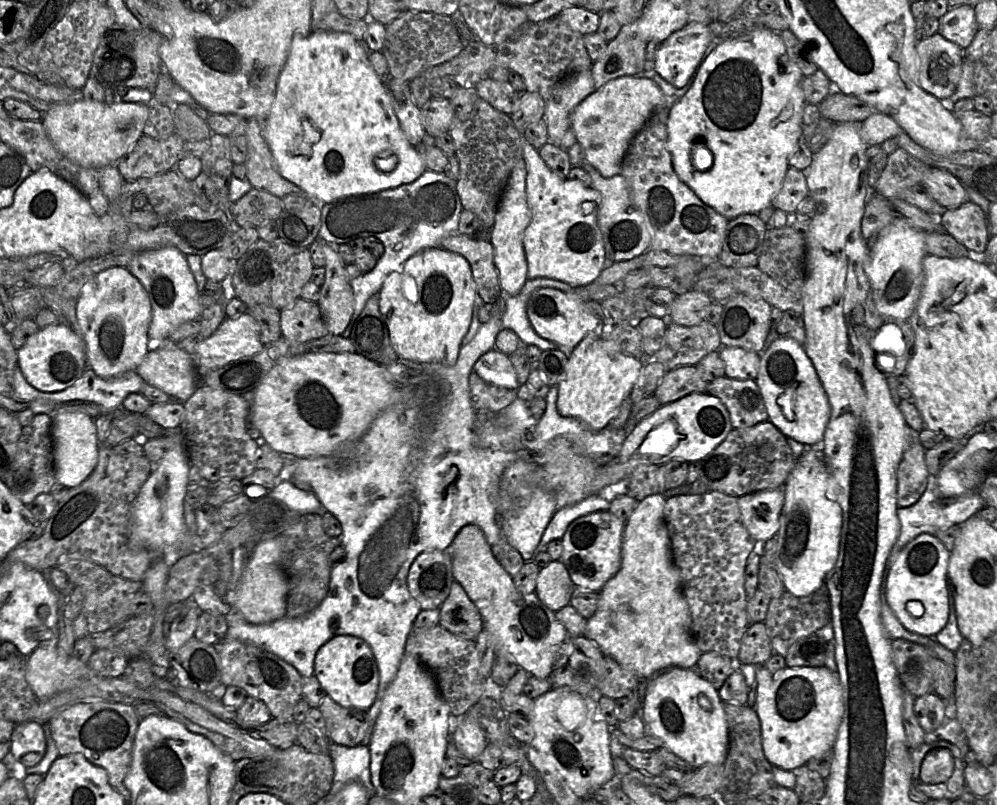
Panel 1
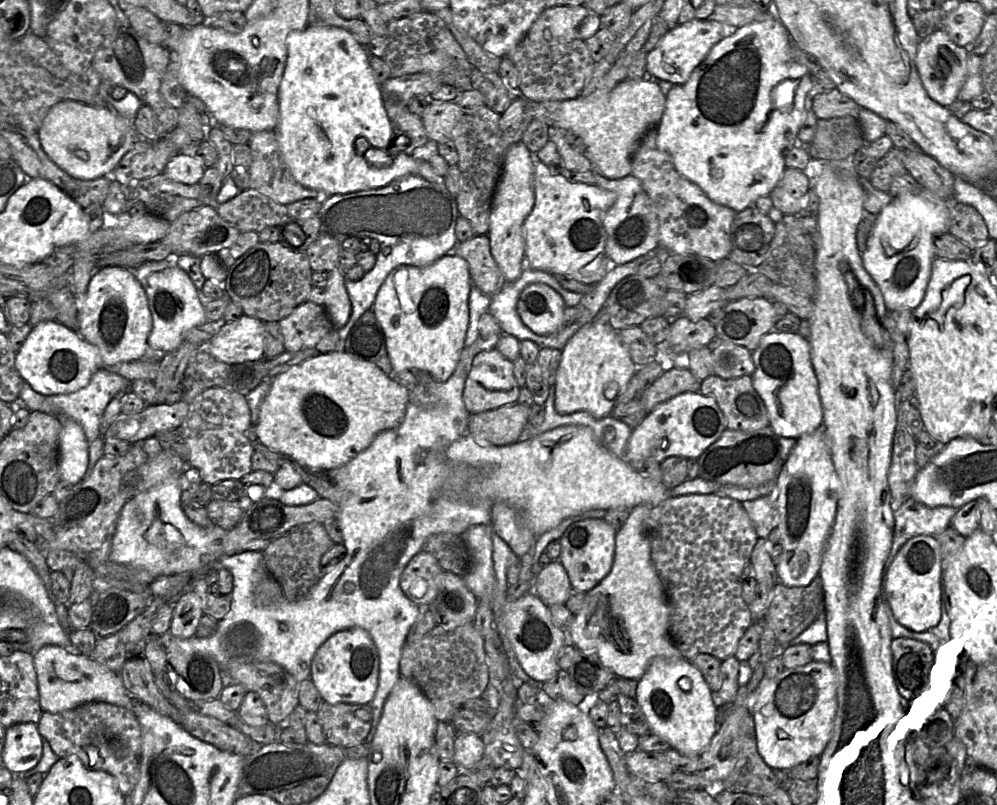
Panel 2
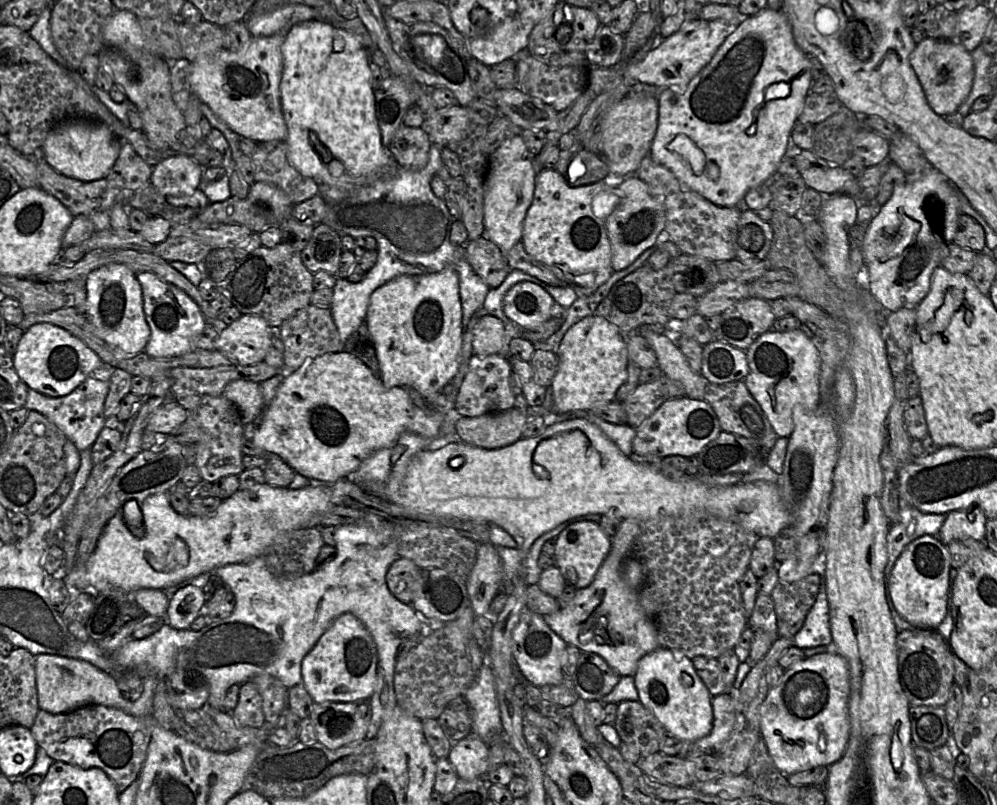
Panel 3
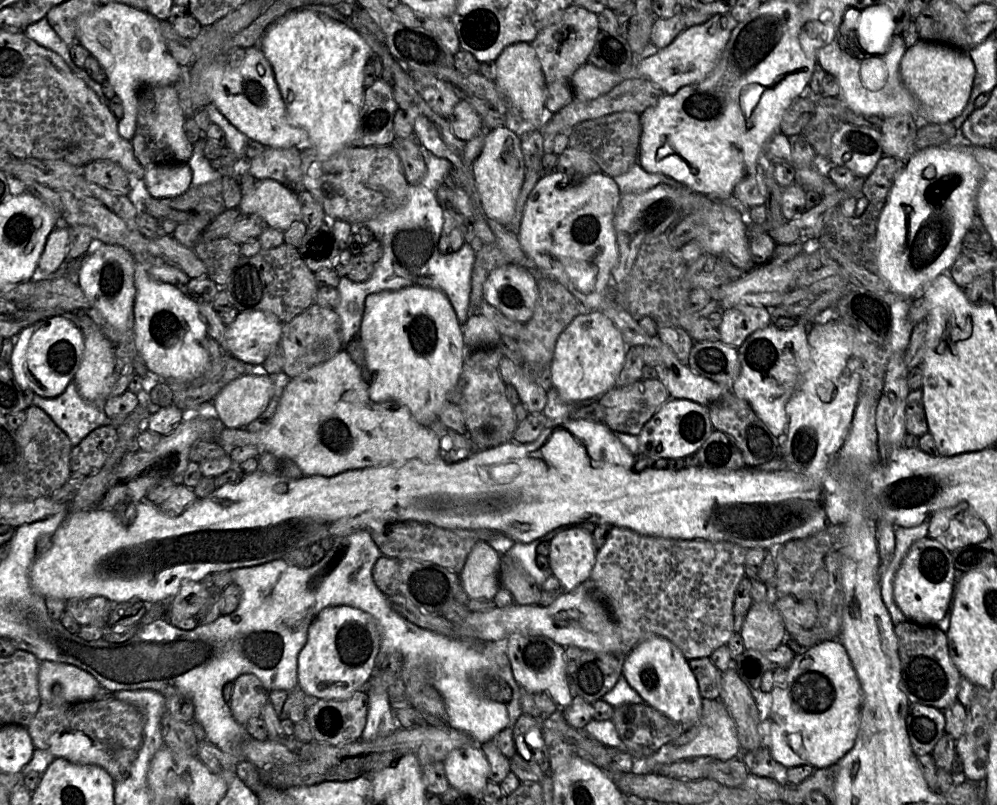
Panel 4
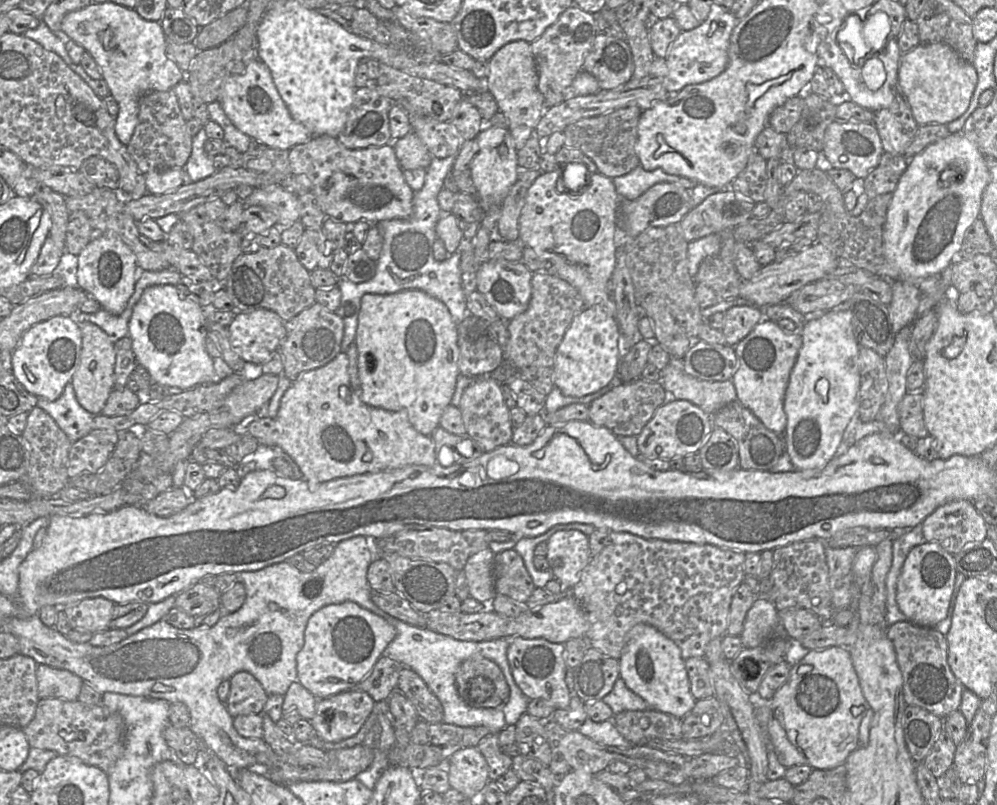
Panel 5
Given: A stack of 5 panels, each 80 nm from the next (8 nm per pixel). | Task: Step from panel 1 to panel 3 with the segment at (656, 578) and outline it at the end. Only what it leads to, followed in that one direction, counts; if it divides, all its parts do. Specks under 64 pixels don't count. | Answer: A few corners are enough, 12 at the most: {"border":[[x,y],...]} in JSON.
{"border":[[610,550],[544,620],[621,676],[662,647],[639,600],[646,570]]}

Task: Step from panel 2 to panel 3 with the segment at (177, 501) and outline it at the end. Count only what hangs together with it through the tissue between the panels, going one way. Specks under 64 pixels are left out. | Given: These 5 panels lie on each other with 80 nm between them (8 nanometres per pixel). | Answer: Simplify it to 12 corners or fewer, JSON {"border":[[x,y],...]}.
{"border":[[337,483],[238,489],[213,517],[167,493],[124,505],[73,591],[165,590],[262,556],[335,505]]}

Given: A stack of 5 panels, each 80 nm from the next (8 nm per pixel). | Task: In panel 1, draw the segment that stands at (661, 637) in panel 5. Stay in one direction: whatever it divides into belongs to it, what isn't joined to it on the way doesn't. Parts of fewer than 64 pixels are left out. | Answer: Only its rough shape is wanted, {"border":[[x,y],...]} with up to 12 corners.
{"border":[[691,668],[647,683],[642,719],[676,755],[723,765],[718,690]]}

